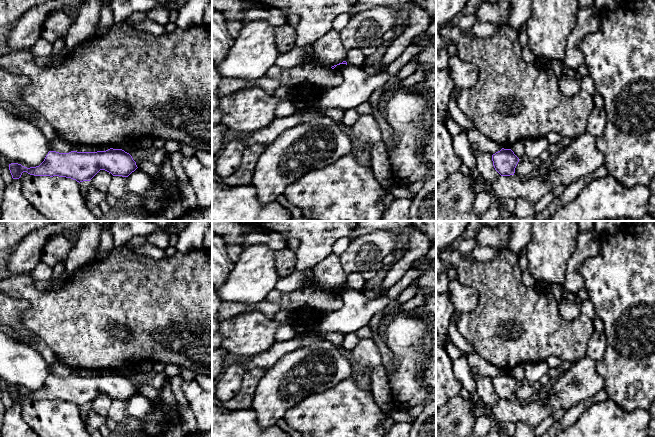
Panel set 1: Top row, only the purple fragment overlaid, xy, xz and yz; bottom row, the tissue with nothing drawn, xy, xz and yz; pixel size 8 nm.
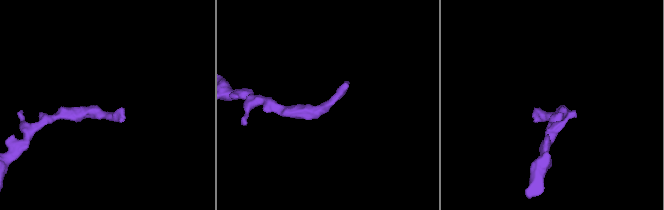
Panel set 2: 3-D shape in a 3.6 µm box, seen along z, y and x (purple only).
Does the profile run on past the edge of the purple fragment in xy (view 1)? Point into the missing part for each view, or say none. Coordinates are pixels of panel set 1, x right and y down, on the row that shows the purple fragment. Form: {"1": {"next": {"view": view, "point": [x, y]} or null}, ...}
{"1": {"next": null}}

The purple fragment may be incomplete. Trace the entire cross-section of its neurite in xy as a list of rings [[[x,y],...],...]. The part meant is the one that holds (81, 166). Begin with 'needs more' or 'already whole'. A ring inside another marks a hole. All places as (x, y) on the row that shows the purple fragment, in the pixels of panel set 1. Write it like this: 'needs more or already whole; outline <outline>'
already whole; outline [[[113,148],[97,152],[49,151],[39,166],[30,168],[18,163],[9,164],[13,179],[19,179],[23,172],[27,172],[34,176],[71,178],[79,183],[90,181],[100,170],[105,170],[113,176],[128,177],[137,168],[129,153]]]

